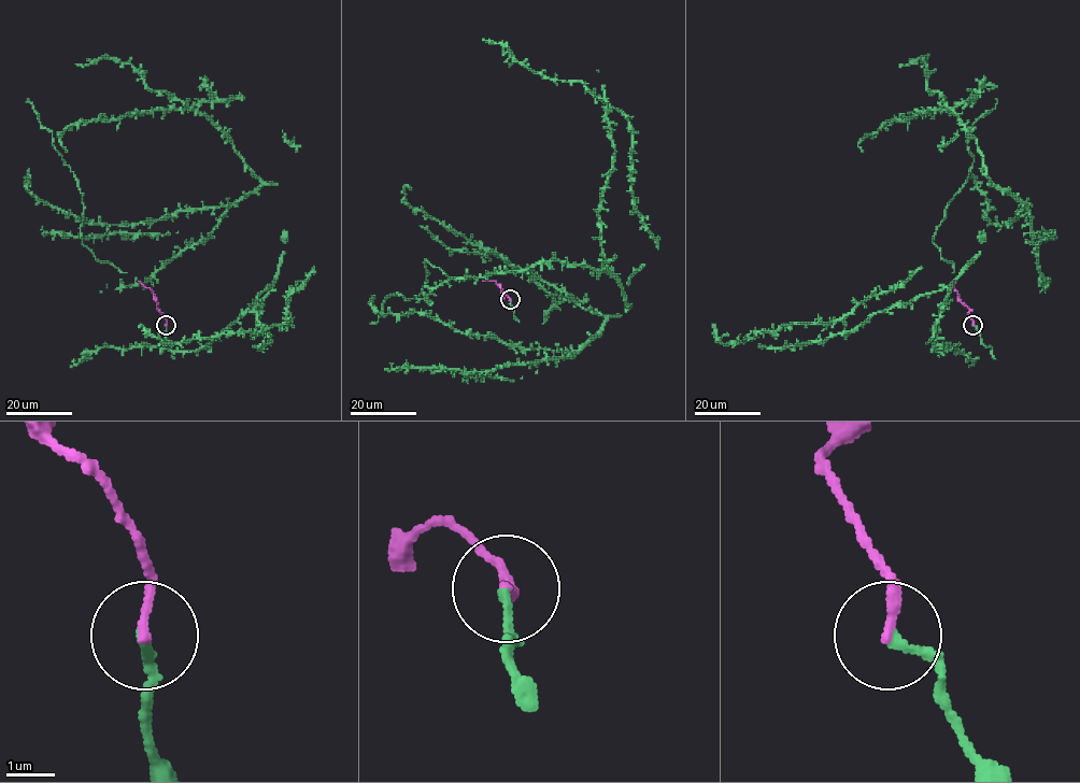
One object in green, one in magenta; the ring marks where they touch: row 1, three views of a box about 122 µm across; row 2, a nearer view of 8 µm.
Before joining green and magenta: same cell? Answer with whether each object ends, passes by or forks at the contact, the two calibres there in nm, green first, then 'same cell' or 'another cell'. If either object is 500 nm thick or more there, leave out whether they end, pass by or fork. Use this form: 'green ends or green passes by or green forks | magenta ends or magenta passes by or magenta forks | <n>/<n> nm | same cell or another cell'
green ends | magenta ends | 180/200 nm | same cell

